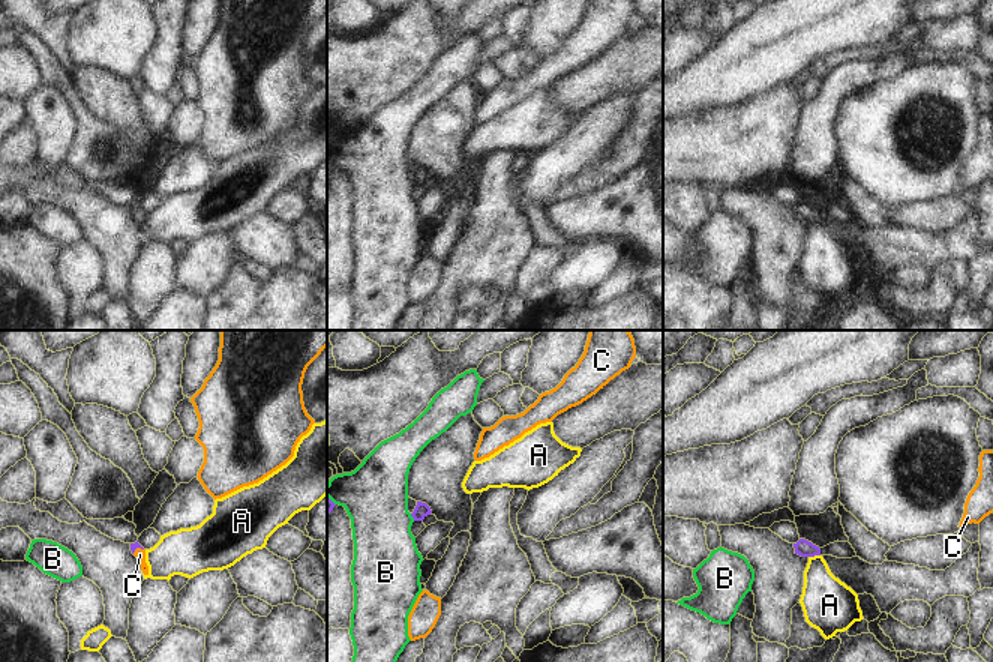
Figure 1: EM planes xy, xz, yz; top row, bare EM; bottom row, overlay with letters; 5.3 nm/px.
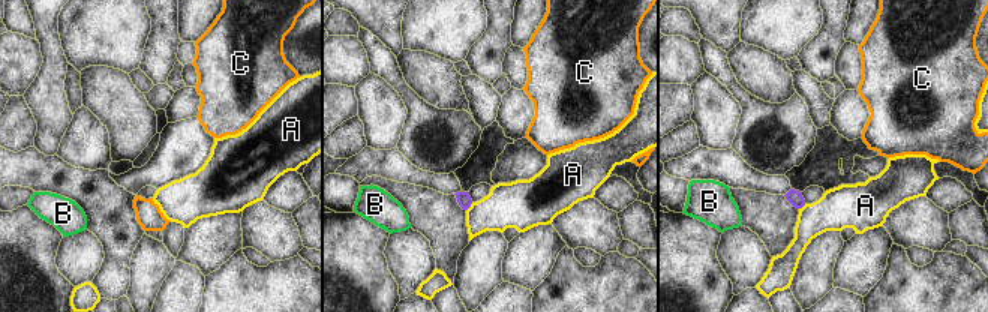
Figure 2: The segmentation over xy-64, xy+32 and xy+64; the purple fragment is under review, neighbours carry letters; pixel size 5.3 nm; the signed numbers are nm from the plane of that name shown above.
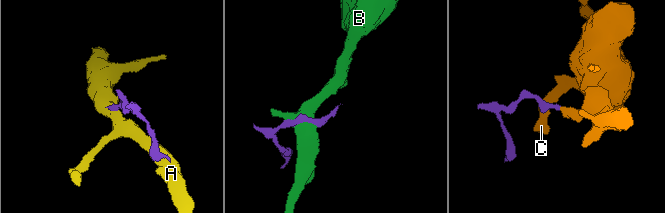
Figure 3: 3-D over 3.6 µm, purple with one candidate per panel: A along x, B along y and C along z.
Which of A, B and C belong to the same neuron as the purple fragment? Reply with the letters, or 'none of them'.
C

